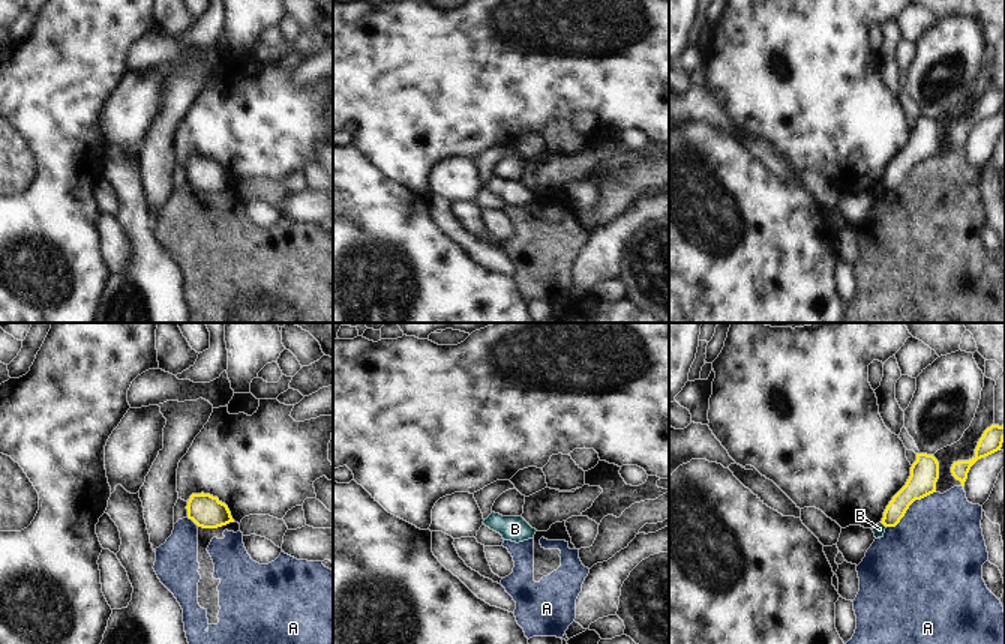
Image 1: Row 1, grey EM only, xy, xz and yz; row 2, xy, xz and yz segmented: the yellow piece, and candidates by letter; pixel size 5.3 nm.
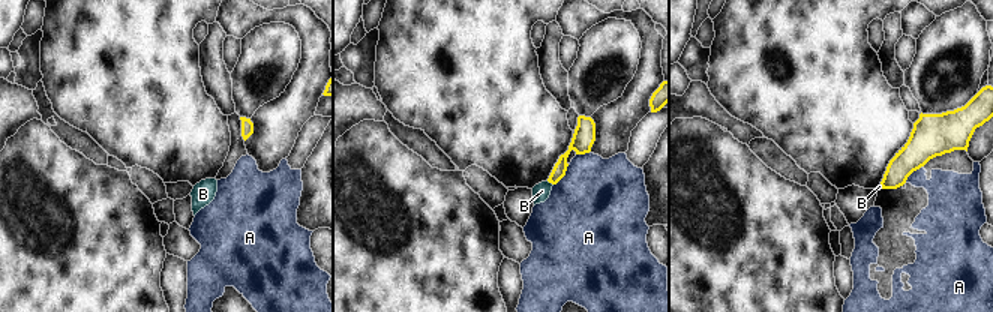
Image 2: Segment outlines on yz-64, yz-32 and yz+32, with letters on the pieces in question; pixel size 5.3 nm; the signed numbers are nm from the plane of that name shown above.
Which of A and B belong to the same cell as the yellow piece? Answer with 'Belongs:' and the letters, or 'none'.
Belongs: none

